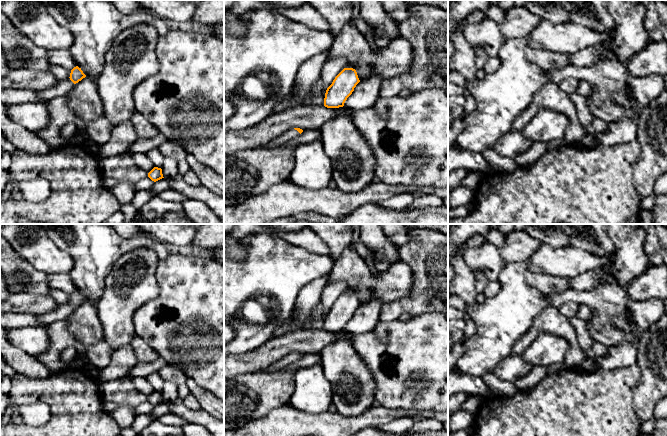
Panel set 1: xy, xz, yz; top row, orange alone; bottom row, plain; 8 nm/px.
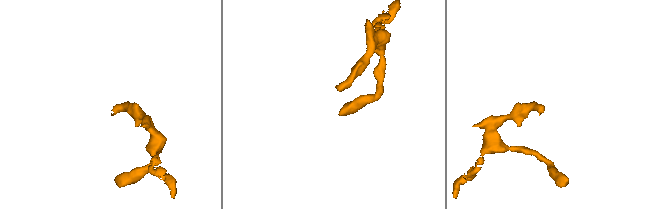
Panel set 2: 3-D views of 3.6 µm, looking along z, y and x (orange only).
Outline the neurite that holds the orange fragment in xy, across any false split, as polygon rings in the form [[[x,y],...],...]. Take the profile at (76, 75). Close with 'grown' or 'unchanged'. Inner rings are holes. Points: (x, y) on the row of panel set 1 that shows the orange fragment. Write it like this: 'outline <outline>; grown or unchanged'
outline [[[76,66],[71,70],[69,78],[63,81],[58,81],[53,87],[37,91],[38,99],[40,102],[46,104],[56,97],[66,96],[69,94],[73,86],[85,77],[86,75],[81,68]]]; grown

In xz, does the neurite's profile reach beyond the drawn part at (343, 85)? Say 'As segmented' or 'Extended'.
As segmented

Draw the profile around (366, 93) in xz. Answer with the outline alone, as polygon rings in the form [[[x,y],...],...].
[[[374,75],[360,81],[345,101],[344,106],[353,110],[364,110],[372,107],[379,98],[383,80],[380,75]]]

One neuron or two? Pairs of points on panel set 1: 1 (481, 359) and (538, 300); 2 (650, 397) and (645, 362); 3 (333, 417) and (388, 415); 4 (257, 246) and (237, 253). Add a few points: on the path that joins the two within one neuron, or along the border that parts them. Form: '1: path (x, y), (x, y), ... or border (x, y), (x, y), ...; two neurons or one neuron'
1: path (493, 344), (523, 314); one neuron
2: path (650, 388), (650, 371); one neuron
3: path (347, 422), (361, 422), (374, 416); one neuron
4: border (239, 239), (247, 247), (246, 258), (242, 262); two neurons

